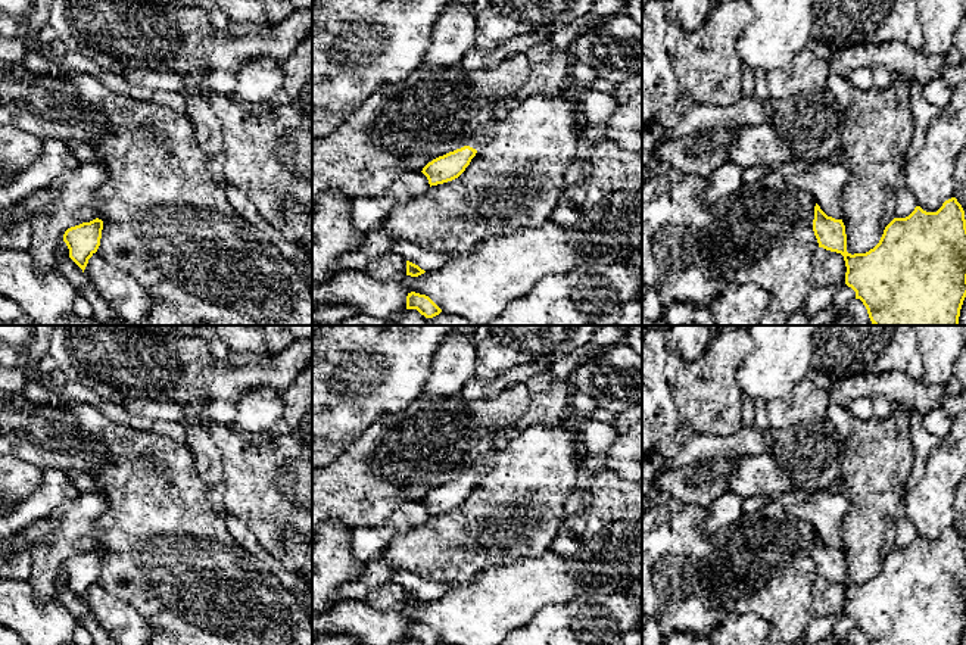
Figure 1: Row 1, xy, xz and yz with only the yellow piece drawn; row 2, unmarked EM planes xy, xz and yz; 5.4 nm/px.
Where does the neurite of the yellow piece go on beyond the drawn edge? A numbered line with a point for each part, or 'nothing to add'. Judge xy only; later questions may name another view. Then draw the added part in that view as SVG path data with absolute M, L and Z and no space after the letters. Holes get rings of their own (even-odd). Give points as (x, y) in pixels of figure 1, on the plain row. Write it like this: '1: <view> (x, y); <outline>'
nothing to add

